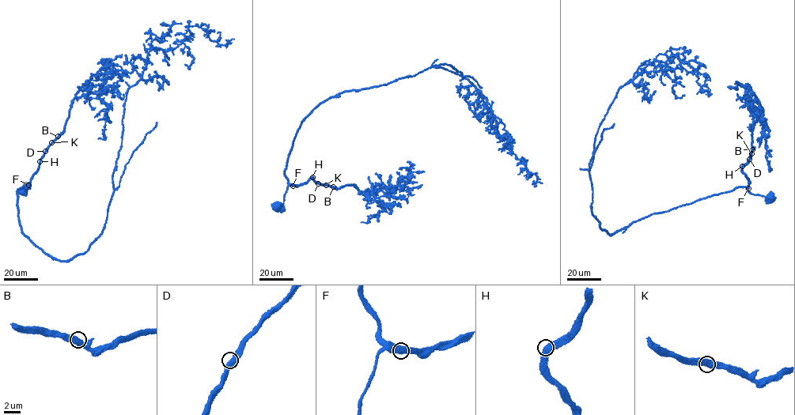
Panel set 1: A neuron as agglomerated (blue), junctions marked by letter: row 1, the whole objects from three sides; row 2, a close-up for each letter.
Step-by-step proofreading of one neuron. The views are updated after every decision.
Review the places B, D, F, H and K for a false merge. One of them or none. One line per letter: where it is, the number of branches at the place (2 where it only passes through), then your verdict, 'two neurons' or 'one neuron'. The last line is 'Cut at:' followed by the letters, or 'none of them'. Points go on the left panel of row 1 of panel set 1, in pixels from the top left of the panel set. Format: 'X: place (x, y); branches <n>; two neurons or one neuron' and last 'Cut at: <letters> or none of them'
B: place (58, 136); branches 2; one neuron
D: place (45, 151); branches 2; one neuron
F: place (28, 185); branches 2; one neuron
H: place (39, 161); branches 2; one neuron
K: place (51, 142); branches 2; one neuron
Cut at: none of them

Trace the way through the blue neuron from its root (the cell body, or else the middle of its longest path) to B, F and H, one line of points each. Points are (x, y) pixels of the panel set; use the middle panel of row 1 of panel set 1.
B: (276, 206), (283, 205), (284, 195), (290, 185), (304, 183), (312, 177), (317, 182), (333, 186)
F: (276, 206), (283, 205), (287, 186), (292, 186)
H: (276, 206), (283, 205), (284, 195), (289, 185), (304, 183), (312, 177)

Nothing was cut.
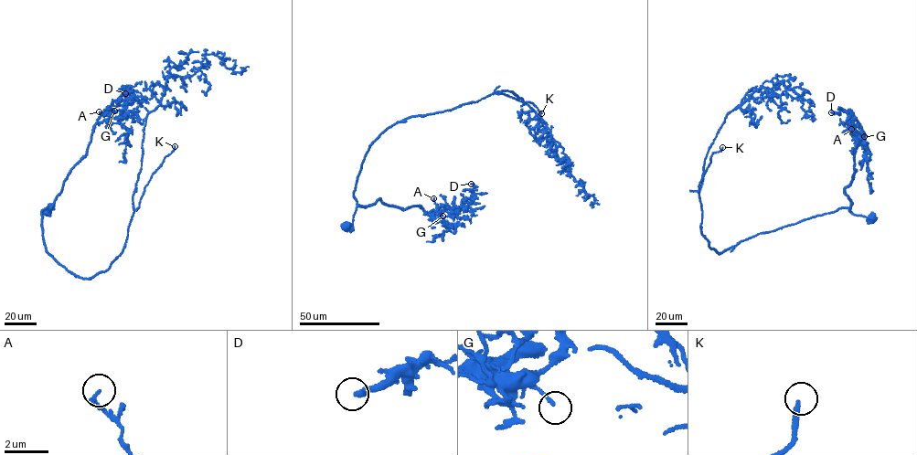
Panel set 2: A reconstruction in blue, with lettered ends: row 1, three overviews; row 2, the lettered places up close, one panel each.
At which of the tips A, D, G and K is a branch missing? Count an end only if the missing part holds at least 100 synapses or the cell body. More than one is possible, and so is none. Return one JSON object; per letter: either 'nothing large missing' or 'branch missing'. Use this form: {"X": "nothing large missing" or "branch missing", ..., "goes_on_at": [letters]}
{"A": "nothing large missing", "D": "nothing large missing", "G": "nothing large missing", "K": "branch missing", "goes_on_at": ["K"]}

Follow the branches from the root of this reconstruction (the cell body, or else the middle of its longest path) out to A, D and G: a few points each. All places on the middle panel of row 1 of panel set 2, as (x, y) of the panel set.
A: (346, 227), (352, 226), (357, 206), (379, 198), (402, 209), (420, 205), (441, 217), (454, 215), (433, 198)
D: (346, 227), (357, 206), (379, 198), (427, 213), (459, 207), (471, 184)
G: (346, 227), (352, 226), (357, 206), (372, 205), (379, 198), (402, 209), (420, 205), (427, 213), (442, 216)

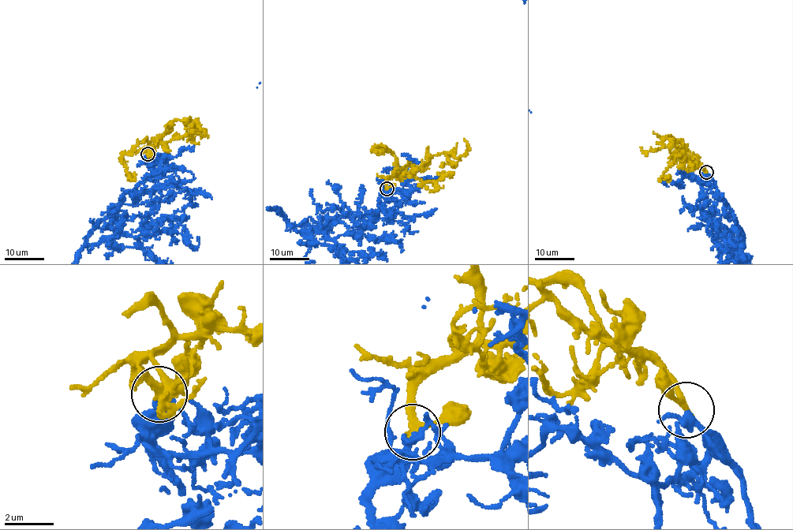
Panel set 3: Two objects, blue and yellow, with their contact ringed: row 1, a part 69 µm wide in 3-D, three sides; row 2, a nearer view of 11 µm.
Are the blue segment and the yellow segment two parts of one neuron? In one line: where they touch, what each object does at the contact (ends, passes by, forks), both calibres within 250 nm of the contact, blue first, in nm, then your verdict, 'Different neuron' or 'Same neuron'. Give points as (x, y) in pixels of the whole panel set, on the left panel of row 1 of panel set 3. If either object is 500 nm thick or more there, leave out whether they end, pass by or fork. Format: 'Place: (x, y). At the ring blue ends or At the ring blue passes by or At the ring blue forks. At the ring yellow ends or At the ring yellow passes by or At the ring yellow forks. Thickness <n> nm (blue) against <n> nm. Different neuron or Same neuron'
Place: (147, 154). At the ring blue passes by. At the ring yellow passes by. Thickness 260 nm (blue) against 220 nm. Same neuron

